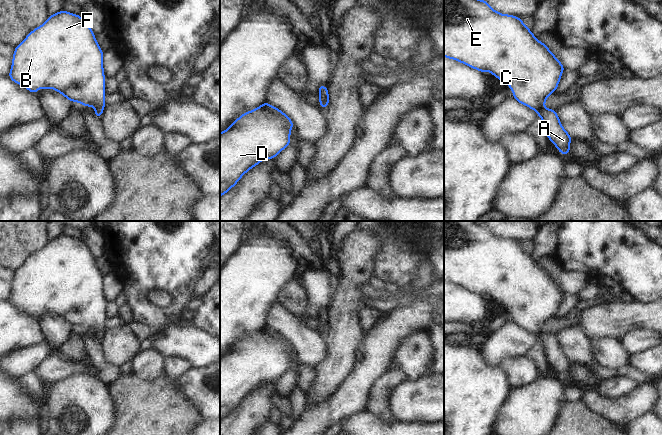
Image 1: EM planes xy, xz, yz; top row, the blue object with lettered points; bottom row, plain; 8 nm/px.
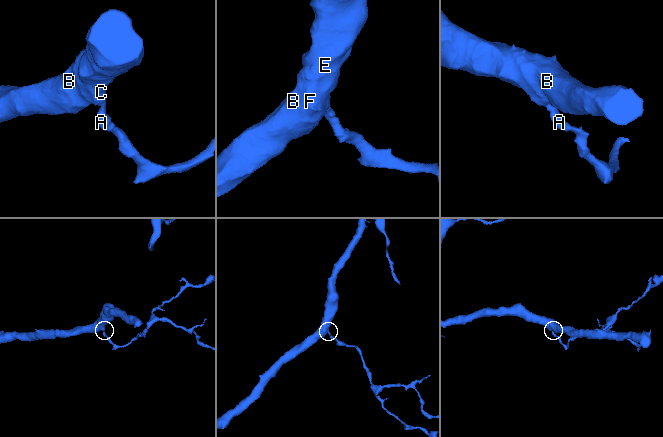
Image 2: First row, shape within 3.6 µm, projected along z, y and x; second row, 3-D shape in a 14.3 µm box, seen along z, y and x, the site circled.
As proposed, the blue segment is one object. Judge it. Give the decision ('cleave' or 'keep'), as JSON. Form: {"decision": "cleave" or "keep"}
{"decision": "keep"}

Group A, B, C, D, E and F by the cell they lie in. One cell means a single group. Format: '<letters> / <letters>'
A B C D E F

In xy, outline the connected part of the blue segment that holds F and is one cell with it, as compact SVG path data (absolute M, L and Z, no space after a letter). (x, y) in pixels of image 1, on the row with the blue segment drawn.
M60 11L50 15L44 25L34 29L15 47L12 69L8 75L15 83L36 94L40 88L53 88L72 102L95 108L100 119L105 105L103 51L93 31L79 15Z

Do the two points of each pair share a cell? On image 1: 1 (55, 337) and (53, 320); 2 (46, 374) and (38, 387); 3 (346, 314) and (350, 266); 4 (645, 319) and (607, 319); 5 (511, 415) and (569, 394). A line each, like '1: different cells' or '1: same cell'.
1: same cell
2: different cells
3: same cell
4: same cell
5: different cells

